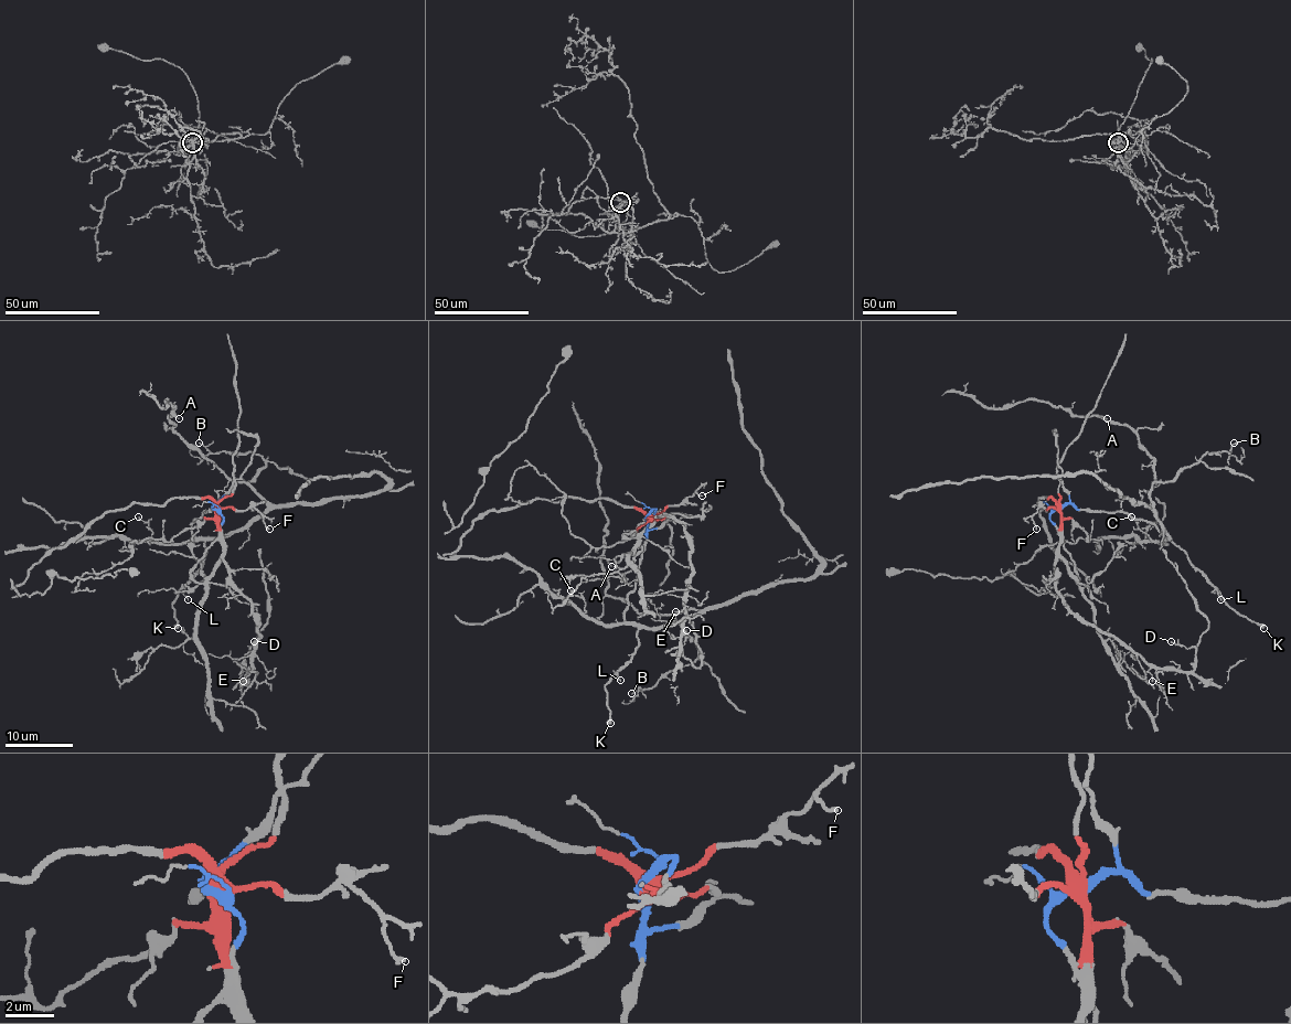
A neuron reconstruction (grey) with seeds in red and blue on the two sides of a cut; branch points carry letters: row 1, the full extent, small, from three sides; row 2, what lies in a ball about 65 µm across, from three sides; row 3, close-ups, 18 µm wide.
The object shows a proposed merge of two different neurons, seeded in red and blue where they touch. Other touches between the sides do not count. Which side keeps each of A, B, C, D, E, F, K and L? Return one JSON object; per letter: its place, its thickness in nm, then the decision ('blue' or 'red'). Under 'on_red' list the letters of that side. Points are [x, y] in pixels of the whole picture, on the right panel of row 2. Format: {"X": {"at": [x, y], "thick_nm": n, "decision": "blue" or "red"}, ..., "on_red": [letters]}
{"A": {"at": [1107, 418], "thick_nm": 90, "decision": "blue"}, "B": {"at": [1234, 443], "thick_nm": 90, "decision": "blue"}, "C": {"at": [1131, 516], "thick_nm": 110, "decision": "blue"}, "D": {"at": [1171, 641], "thick_nm": 100, "decision": "red"}, "E": {"at": [1152, 681], "thick_nm": 120, "decision": "red"}, "F": {"at": [1036, 529], "thick_nm": 130, "decision": "red"}, "K": {"at": [1263, 628], "thick_nm": 400, "decision": "blue"}, "L": {"at": [1220, 599], "thick_nm": 100, "decision": "blue"}, "on_red": ["D", "E", "F"]}

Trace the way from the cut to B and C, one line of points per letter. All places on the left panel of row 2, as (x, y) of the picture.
B: (215, 508), (195, 520), (195, 536), (243, 531), (266, 508), (243, 482), (263, 458), (199, 443)
C: (215, 508), (215, 504), (212, 511), (195, 520), (192, 536), (180, 543), (156, 543), (151, 528), (139, 516)

